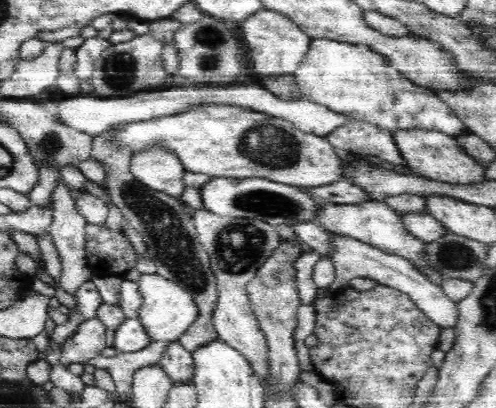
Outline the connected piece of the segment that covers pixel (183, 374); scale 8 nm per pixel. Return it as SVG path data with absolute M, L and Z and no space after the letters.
M179 340L171 342L158 364L172 379L172 384L190 381L195 371L192 353L186 350Z

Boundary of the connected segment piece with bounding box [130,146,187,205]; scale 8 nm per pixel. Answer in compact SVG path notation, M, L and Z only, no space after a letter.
M150 146L150 148L148 148L148 150L142 150L142 152L134 153L131 158L131 162L130 162L130 172L134 175L134 178L136 178L136 180L143 182L146 187L150 187L151 189L153 188L154 190L159 190L160 192L166 192L166 194L178 199L178 201L180 201L180 203L182 203L182 205L187 205L187 204L183 204L183 202L181 202L181 200L180 200L180 195L182 194L182 192L184 192L184 189L185 189L185 186L183 183L183 176L185 173L183 164L179 161L178 156L176 156L173 152L170 152L169 150L165 150L165 148L163 148L163 146Z

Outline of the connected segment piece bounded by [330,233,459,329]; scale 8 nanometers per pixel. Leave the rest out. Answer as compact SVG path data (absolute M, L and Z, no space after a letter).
M330 233L330 239L332 239L332 249L334 249L330 258L336 268L335 280L330 290L336 291L342 286L348 287L350 280L354 278L372 278L380 284L400 290L403 294L408 295L416 307L422 310L430 320L436 322L436 325L440 326L441 329L456 327L459 320L457 304L446 296L441 286L426 279L408 260L341 234Z

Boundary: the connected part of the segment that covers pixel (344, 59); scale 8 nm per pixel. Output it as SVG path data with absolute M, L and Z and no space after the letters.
M314 38L294 76L303 97L345 114L352 121L368 122L391 131L416 128L440 130L453 137L473 134L436 93L410 82L392 67L390 59L364 44Z

